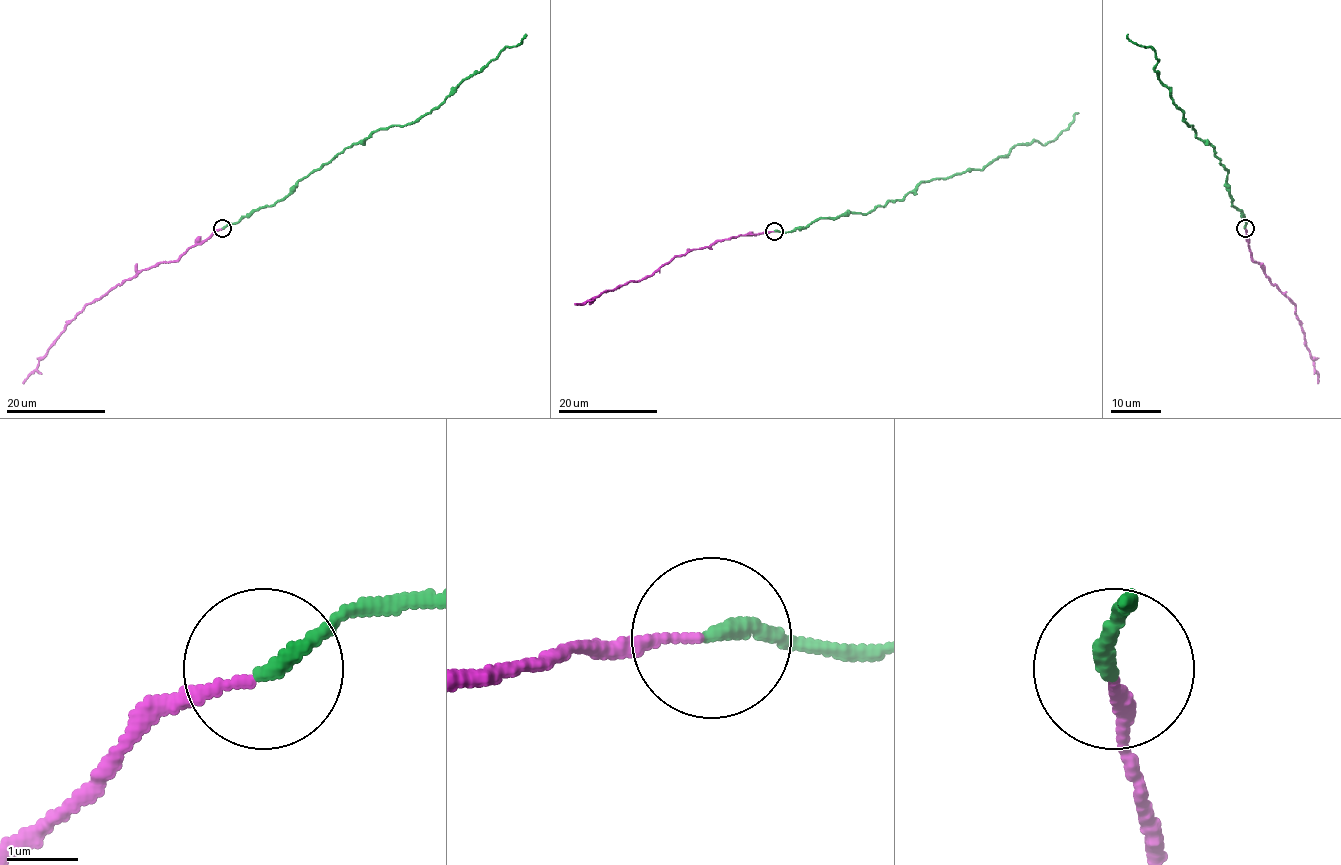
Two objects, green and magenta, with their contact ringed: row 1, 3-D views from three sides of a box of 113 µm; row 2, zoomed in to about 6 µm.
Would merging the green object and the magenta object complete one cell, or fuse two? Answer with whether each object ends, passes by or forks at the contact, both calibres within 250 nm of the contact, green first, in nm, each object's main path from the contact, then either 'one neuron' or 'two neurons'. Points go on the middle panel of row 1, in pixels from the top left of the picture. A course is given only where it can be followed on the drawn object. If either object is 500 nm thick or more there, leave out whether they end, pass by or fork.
green ends | magenta ends | 220/140 nm | green via (774, 232), (872, 212), (922, 182), (982, 169), (1016, 144), (1051, 142), (1077, 113) | magenta via (774, 232), (690, 249), (640, 280), (627, 281), (583, 304), (574, 304) | one neuron

